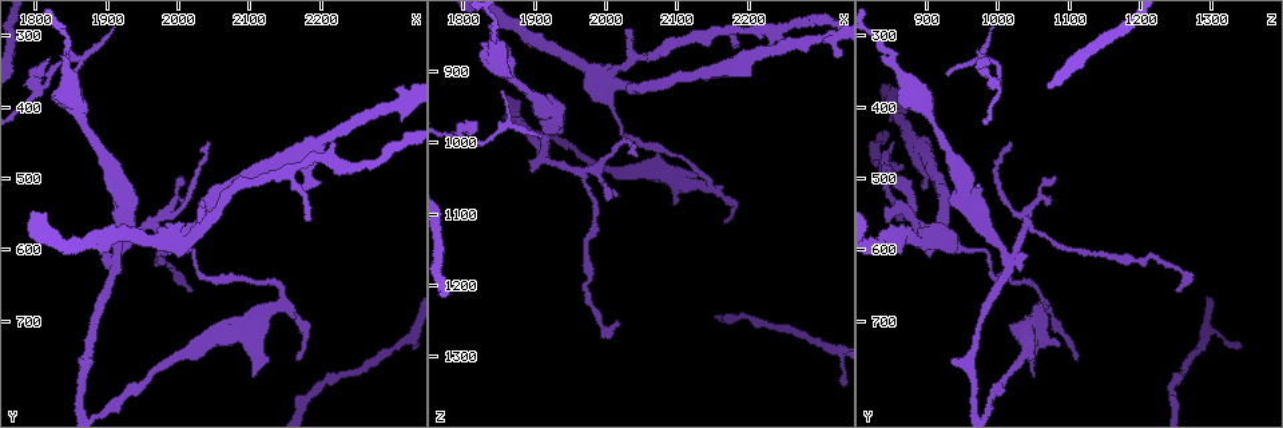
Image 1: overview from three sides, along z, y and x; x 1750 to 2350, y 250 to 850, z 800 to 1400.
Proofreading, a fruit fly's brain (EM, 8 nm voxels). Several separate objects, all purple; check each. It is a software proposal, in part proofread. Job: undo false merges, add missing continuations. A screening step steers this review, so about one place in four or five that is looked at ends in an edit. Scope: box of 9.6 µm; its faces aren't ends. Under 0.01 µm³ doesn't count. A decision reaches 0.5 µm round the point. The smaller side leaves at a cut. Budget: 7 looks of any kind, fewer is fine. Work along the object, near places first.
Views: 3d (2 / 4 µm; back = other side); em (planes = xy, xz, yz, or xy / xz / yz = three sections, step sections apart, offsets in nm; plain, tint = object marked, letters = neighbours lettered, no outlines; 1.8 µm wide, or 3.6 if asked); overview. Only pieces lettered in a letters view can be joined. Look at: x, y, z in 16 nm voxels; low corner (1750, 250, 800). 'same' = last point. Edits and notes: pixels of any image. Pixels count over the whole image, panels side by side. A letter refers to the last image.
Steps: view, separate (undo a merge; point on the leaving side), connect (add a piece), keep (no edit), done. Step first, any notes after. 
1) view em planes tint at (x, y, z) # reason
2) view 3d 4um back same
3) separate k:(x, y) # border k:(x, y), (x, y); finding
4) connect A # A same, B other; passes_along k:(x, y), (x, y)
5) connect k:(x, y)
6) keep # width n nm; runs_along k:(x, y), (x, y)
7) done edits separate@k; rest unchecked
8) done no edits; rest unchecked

view 3d 4um at (2040, 560, 880) # sharp bend

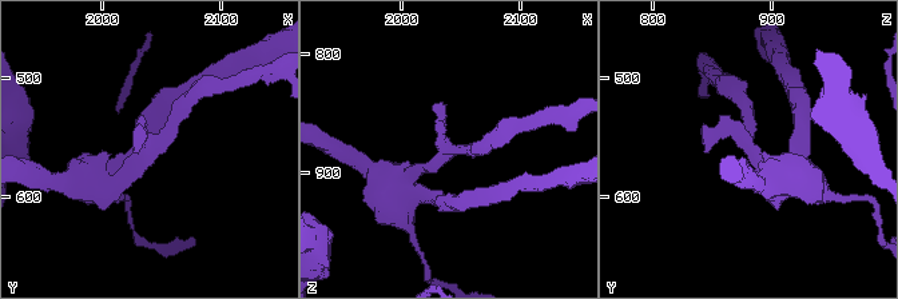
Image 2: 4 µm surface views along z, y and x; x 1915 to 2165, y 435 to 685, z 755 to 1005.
view em planes tint at (2038, 560, 878) # shape alone is not enough

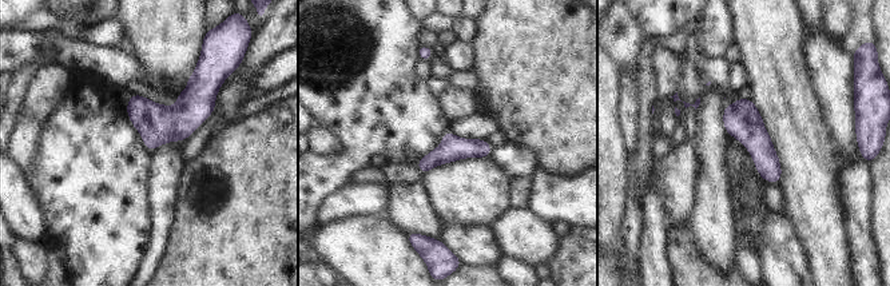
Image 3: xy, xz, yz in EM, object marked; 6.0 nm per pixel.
view em planes letters same # what lies round it

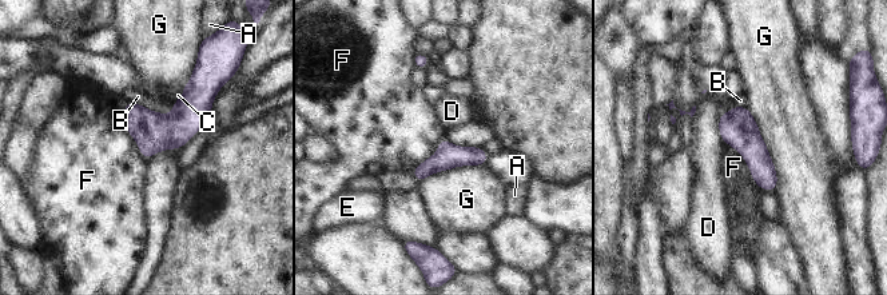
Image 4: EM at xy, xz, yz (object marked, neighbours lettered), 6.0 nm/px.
keep # A other, B other, C other, D other, E other, F other, G other; border 4:(724, 142), (744, 159), (754, 179); one neuron here

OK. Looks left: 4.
view em xz step 8 tint at (1915, 605, 1015) # abrupt turn

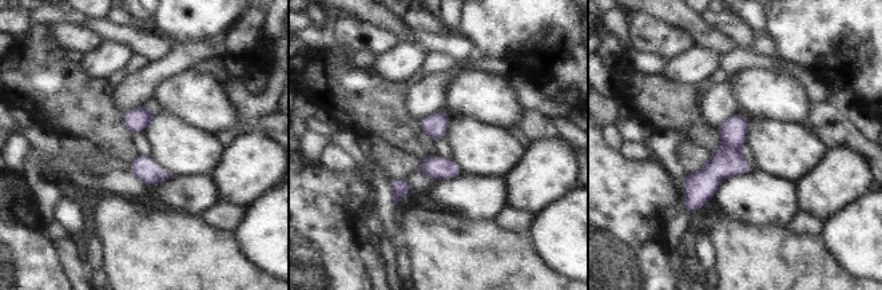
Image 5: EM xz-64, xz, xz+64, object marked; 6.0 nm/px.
view em planes tint same

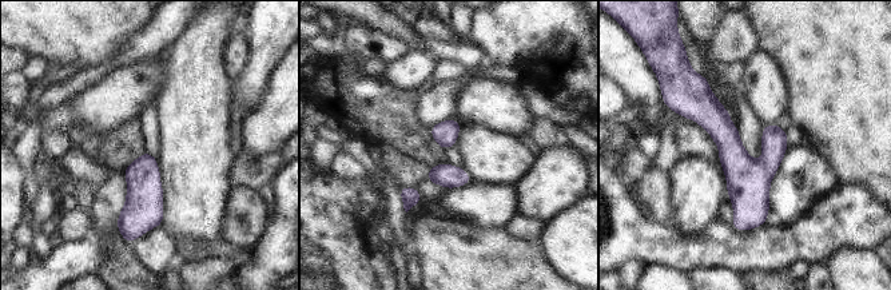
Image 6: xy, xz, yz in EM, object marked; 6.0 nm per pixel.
view em planes letters same

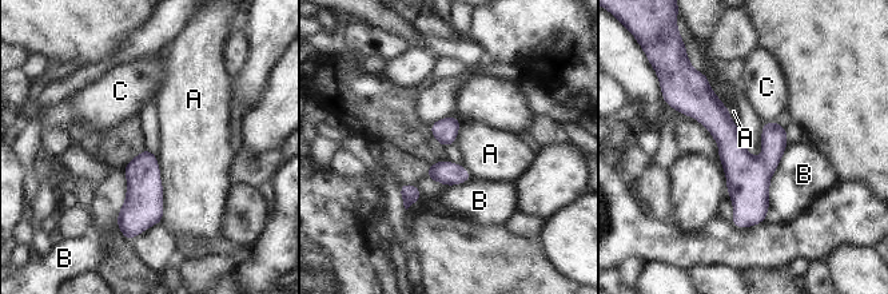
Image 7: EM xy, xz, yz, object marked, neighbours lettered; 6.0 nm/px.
keep # A other, B other, C other; border 7:(156, 157), (162, 185), (162, 222); all the same neuron

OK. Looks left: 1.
view em planes letters at (2170, 760, 1110) # an open end

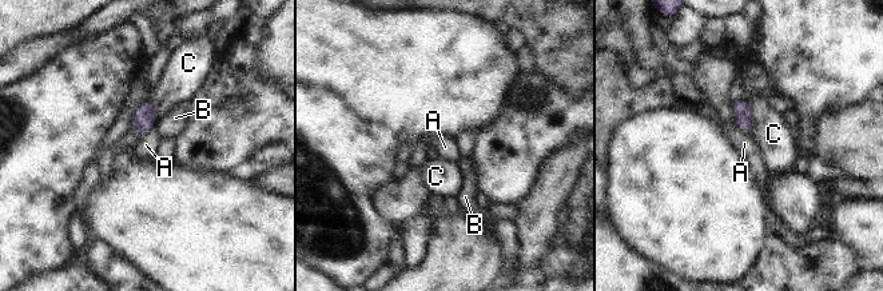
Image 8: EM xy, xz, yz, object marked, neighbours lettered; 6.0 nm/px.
keep # width 100 nm; A other, B other, C other; none of them fits

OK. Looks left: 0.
done no edits; rest unchecked

